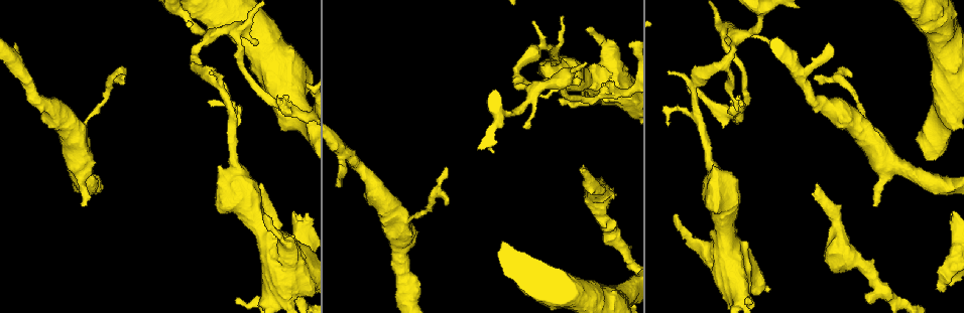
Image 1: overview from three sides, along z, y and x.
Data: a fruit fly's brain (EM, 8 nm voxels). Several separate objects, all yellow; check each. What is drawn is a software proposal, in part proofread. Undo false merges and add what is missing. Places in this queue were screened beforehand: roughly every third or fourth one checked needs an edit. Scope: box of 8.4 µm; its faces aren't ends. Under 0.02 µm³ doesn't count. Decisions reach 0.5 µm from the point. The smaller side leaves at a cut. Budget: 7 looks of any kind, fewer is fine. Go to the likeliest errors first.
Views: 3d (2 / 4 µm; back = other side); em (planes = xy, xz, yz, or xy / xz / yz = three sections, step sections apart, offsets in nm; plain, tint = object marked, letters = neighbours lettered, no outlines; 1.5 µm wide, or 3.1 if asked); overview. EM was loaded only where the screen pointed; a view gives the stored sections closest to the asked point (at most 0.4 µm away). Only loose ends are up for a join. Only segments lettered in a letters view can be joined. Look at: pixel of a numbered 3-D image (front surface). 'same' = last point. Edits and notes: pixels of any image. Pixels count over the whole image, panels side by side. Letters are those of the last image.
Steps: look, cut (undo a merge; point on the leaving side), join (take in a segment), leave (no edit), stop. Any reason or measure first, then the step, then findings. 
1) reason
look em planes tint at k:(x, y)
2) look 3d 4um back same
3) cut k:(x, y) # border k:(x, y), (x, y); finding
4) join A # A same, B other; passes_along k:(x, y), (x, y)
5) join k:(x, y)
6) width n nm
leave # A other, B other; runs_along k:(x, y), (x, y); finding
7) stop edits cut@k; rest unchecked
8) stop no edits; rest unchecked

branch stops here
look 3d 4um at 1:(584, 171)

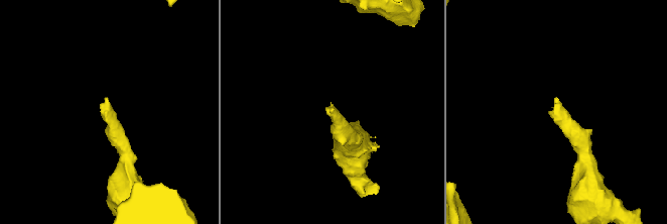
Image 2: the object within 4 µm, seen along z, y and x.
look em xy step 4 letters at 2:(331, 111)

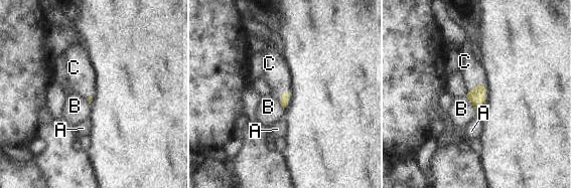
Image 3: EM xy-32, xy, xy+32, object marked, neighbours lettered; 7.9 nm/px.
join C # A other, B other, C same; passes_along 3:(477, 98), (475, 86), (464, 61); the neuron continues

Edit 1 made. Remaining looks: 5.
look 3d 2um at 1:(939, 289)

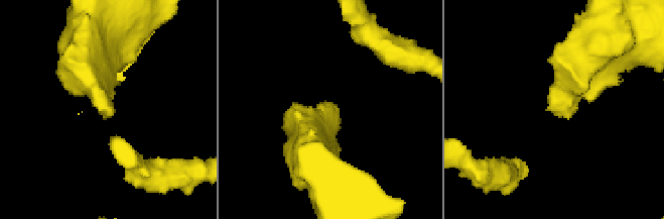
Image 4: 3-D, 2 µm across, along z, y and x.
need the tissue
look em planes letters at 4:(338, 115)

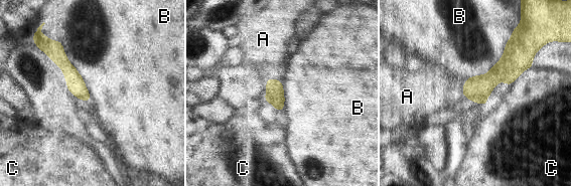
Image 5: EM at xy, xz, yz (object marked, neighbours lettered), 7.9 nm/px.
longest_contact B 600 nm
join A # A same, B other, C other; passes_along 5:(274, 95), (272, 78), (264, 48); it goes on there

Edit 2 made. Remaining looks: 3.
an open end
look 3d 2um at 1:(82, 203)

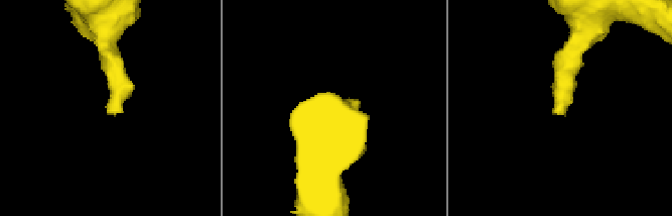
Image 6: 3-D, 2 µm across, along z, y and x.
look em planes letters at 6:(554, 109)

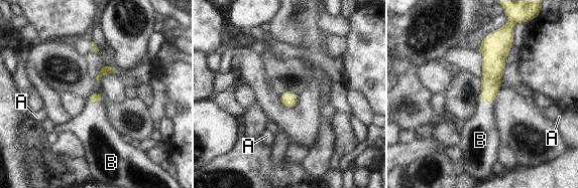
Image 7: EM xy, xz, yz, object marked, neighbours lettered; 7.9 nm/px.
join B # A other, B same; passes_along 7:(492, 70), (486, 101), (480, 131); the neuron continues

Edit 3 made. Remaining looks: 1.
stop edits join@3, join@5, join@7; rest unchecked

